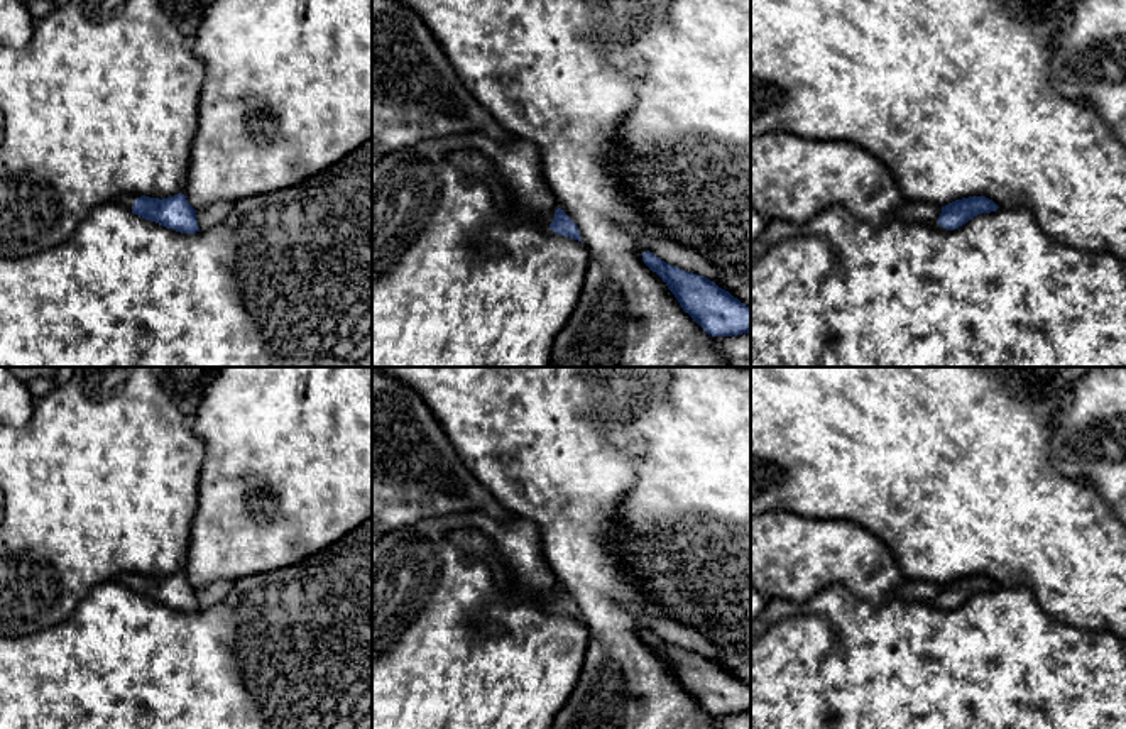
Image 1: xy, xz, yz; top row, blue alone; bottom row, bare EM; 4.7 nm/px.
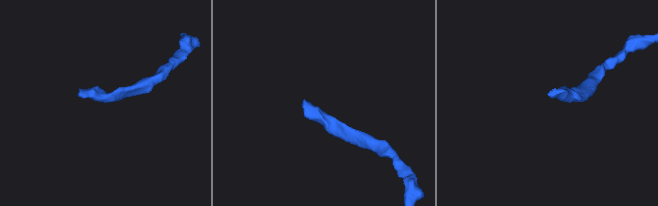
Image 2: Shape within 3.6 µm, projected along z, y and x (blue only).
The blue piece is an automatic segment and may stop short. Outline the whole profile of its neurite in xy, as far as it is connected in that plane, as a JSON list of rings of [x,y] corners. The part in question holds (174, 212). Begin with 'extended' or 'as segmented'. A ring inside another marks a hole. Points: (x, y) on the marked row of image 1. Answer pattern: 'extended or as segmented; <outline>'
extended; [[[183,193],[162,200],[139,195],[120,195],[117,203],[166,228],[172,228],[181,233],[200,232],[196,210],[188,203]]]

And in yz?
as segmented; [[[969,196],[942,206],[938,225],[954,230],[981,213],[996,211],[999,206],[986,196]]]

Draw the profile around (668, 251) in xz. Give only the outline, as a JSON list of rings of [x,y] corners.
[[[644,238],[642,244],[649,252],[653,252],[666,264],[680,267],[686,272],[693,272],[707,279],[722,276],[720,271],[713,264],[710,264],[702,254],[681,247],[680,244],[670,238],[668,240]]]

